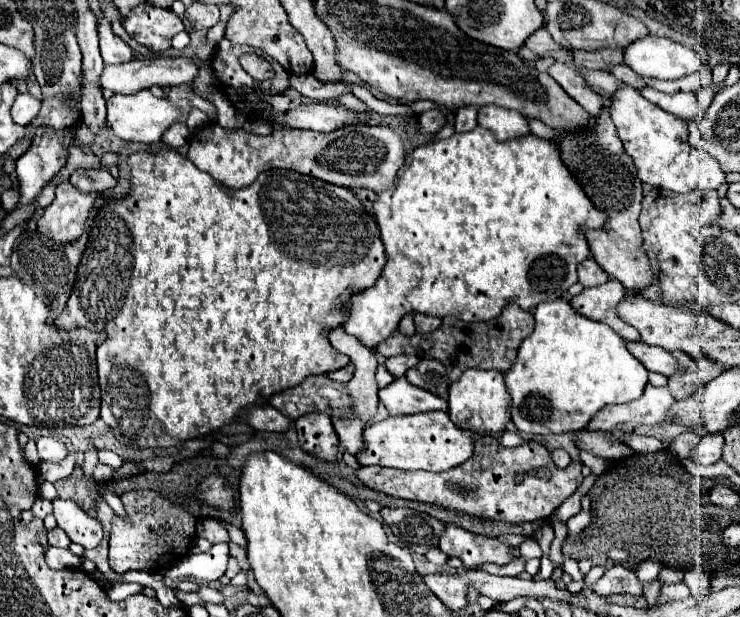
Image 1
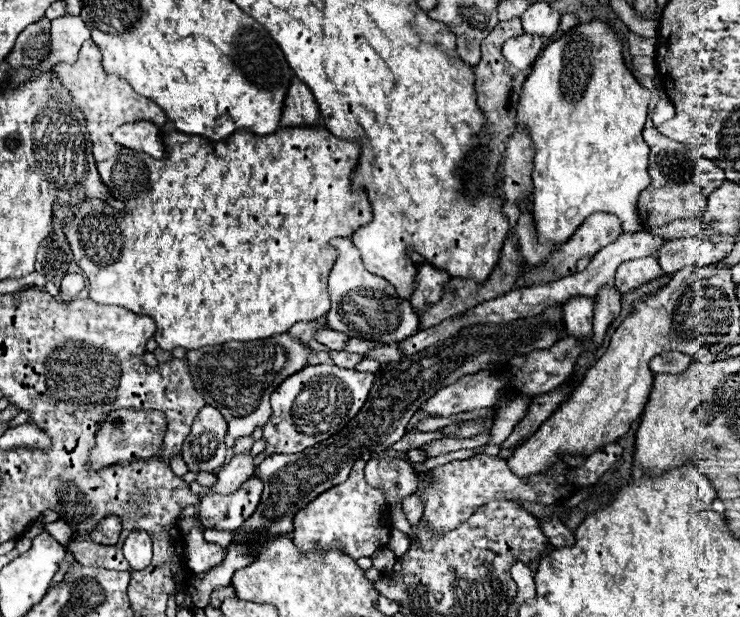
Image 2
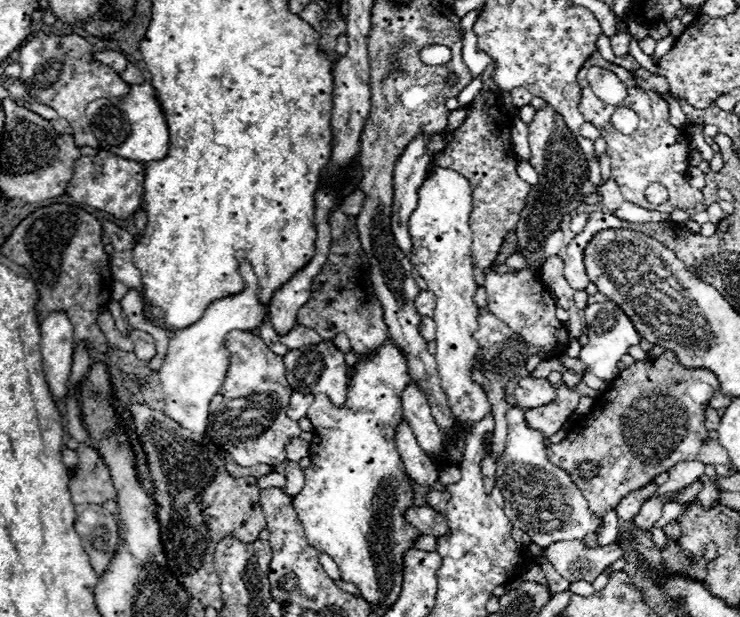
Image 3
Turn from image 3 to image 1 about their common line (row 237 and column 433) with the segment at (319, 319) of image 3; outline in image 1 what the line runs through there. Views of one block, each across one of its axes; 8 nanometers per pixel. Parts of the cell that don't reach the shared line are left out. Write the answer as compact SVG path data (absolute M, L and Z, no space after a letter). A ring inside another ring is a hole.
M508 304L498 318L488 322L468 324L468 322L462 322L460 318L446 316L442 320L442 326L428 334L414 334L412 338L406 338L396 330L376 350L384 358L390 358L392 354L416 354L418 358L436 358L446 366L448 378L454 382L468 368L506 372L512 366L512 360L516 358L516 348L532 330L534 330L534 316L522 310L518 304Z

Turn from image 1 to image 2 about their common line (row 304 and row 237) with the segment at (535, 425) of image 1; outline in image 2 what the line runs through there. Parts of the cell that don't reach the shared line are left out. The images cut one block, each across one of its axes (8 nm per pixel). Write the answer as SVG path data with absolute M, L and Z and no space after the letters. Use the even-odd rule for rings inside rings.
M592 20L578 24L566 32L566 36L554 40L542 50L522 86L516 114L516 128L526 130L534 146L532 214L540 242L562 244L570 240L574 230L578 230L580 224L594 212L616 214L624 224L624 232L636 232L644 228L638 218L636 200L638 194L650 186L650 148L642 138L650 98L652 94L642 88L624 66L622 42L604 22Z

